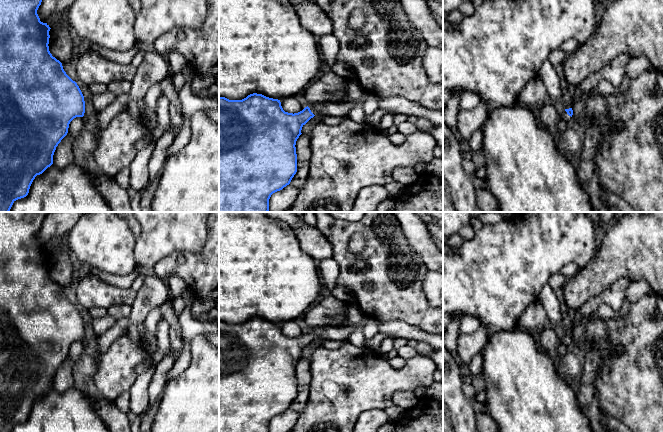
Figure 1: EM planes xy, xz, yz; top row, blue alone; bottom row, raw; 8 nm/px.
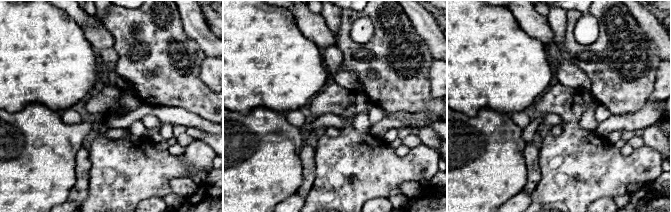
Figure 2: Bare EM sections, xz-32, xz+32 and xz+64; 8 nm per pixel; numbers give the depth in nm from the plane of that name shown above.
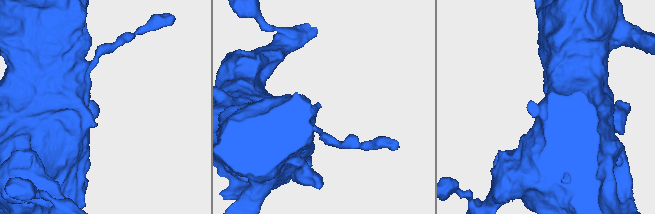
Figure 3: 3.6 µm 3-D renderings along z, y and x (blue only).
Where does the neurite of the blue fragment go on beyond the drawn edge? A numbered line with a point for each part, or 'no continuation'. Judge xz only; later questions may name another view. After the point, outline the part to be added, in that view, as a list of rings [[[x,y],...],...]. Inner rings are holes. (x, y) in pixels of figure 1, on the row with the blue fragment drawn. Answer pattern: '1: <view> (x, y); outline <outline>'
1: xz (324, 108); outline [[[364,93],[360,98],[357,100],[350,100],[347,103],[332,103],[328,101],[322,101],[319,103],[315,103],[312,105],[309,105],[311,112],[318,117],[323,116],[337,116],[337,117],[343,117],[348,116],[351,109],[356,104],[363,104],[369,97],[369,94]]]

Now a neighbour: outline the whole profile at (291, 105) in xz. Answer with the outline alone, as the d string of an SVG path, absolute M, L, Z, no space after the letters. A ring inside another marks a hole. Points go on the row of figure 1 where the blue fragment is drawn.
M294 97L284 98L280 100L280 102L283 110L288 113L298 113L305 108L305 106L301 105Z

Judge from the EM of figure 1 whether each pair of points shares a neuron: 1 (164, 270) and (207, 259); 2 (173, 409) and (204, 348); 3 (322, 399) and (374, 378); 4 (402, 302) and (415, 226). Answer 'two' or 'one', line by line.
1: one
2: one
3: one
4: two

